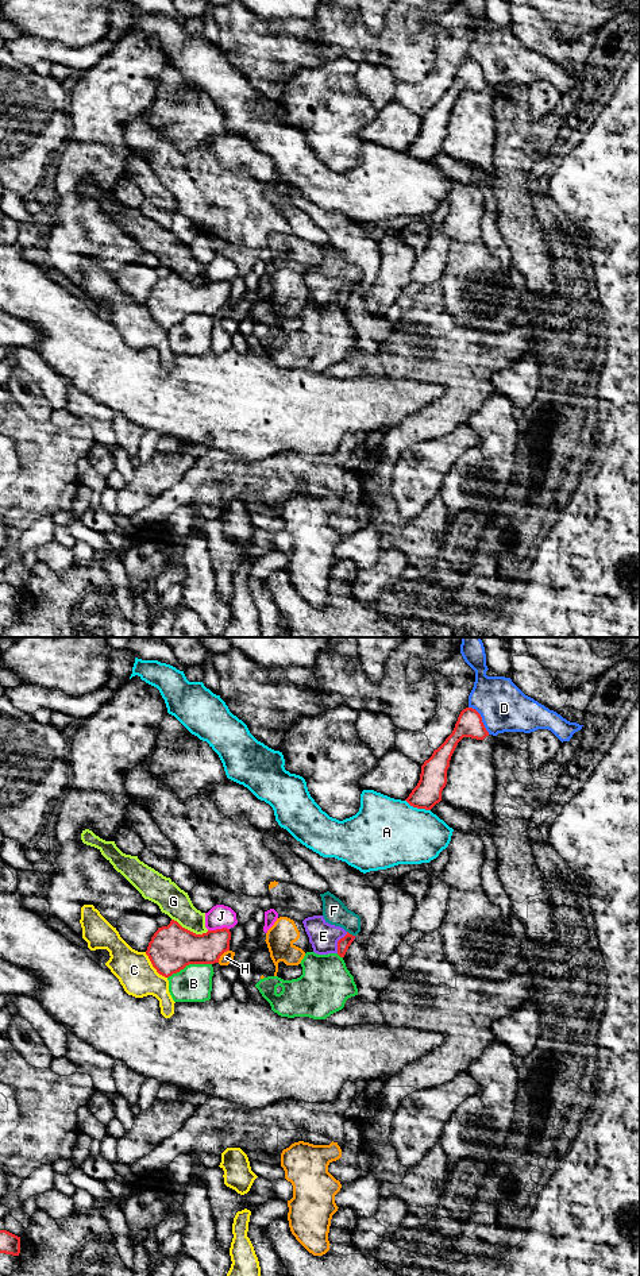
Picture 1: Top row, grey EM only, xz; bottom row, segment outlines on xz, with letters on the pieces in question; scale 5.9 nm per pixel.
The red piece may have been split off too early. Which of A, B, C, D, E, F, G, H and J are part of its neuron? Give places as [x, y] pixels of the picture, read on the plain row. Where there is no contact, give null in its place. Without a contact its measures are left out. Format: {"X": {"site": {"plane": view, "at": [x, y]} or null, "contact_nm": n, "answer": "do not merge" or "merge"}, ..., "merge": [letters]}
{"A": {"site": {"plane": "xz", "at": [417, 160]}, "contact_nm": 170, "answer": "do not merge"}, "B": {"site": {"plane": "xz", "at": [189, 315]}, "contact_nm": 280, "answer": "do not merge"}, "C": {"site": {"plane": "xz", "at": [153, 317]}, "contact_nm": 200, "answer": "do not merge"}, "D": {"site": {"plane": "xz", "at": [481, 70]}, "contact_nm": 200, "answer": "do not merge"}, "E": {"site": {"plane": "xz", "at": [338, 295]}, "contact_nm": 140, "answer": "do not merge"}, "F": {"site": {"plane": "xz", "at": [351, 286]}, "contact_nm": 60, "answer": "do not merge"}, "G": {"site": {"plane": "xz", "at": [189, 282]}, "contact_nm": 240, "answer": "do not merge"}, "H": {"site": {"plane": "xz", "at": [222, 305]}, "contact_nm": 100, "answer": "do not merge"}, "J": {"site": {"plane": "xz", "at": [218, 281]}, "contact_nm": 130, "answer": "do not merge"}, "merge": []}

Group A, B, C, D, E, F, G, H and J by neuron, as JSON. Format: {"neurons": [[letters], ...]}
{"neurons": [["A"], ["B", "D"], ["C"], ["E", "F"], ["G"], ["H"], ["J"]]}

